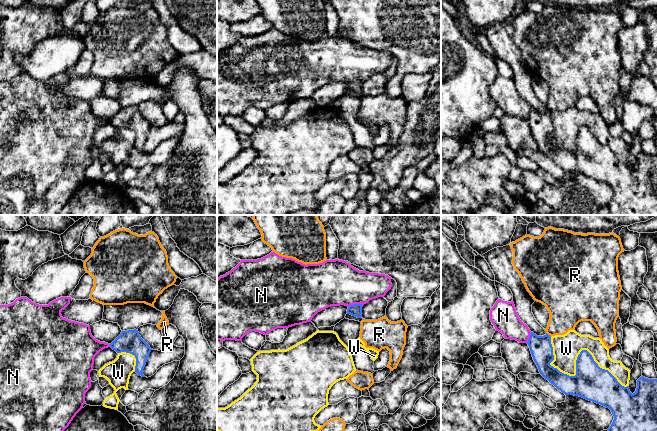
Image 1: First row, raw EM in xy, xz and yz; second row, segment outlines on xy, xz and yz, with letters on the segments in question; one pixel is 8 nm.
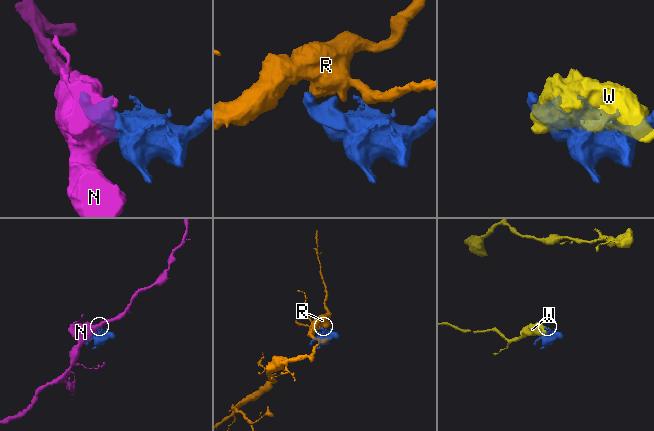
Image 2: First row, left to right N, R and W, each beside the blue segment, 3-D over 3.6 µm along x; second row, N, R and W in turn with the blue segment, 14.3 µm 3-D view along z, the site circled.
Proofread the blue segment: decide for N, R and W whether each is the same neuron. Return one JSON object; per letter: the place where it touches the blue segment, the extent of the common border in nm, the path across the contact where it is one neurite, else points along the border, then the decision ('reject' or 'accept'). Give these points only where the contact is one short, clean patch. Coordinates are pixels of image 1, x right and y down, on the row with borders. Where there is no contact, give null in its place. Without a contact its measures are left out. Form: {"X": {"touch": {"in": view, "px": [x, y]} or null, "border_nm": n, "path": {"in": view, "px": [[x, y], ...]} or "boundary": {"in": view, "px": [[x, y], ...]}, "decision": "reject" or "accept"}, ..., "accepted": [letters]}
{"N": {"touch": {"in": "xz", "px": [355, 304]}, "border_nm": 120, "boundary": {"in": "xz", "px": [[362, 304], [350, 304], [348, 306]]}, "decision": "reject"}, "R": {"touch": {"in": "yz", "px": [548, 335]}, "border_nm": 60, "boundary": {"in": "yz", "px": [[546, 332], [550, 337]]}, "decision": "reject"}, "W": {"touch": {"in": "yz", "px": [576, 363]}, "border_nm": 750, "decision": "reject"}, "accepted": []}

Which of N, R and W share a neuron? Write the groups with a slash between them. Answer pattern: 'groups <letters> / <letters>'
groups N / R / W

